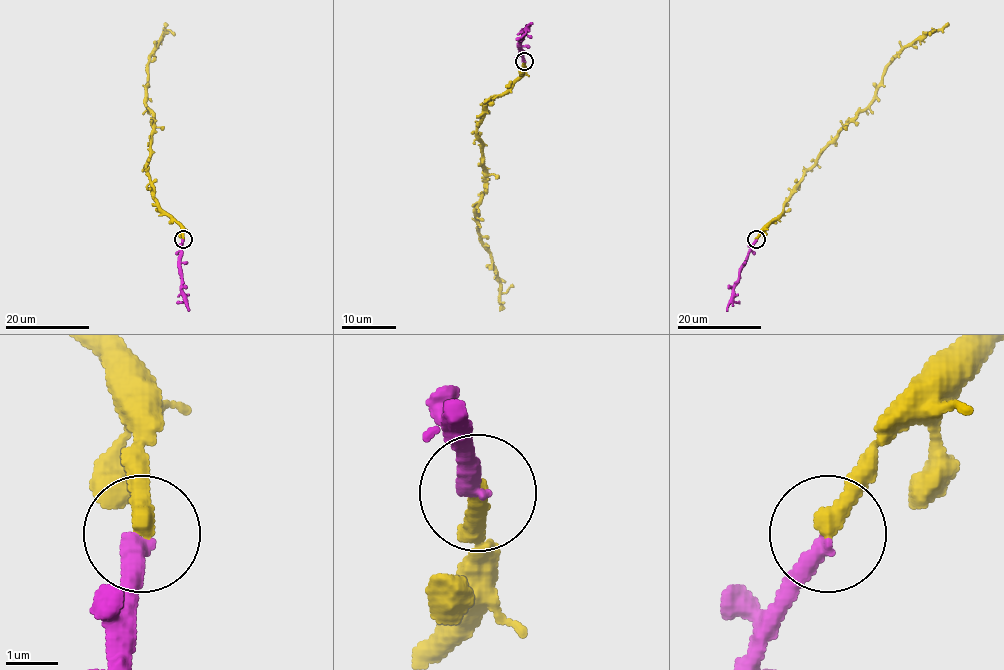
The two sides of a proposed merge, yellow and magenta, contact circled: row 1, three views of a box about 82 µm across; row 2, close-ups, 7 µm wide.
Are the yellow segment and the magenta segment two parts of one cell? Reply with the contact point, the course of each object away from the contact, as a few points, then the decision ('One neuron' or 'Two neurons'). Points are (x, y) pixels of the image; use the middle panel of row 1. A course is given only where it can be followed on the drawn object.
Place: (524, 61). Course of yellow: (524, 61), (524, 72), (486, 105), (477, 129), (485, 193), (475, 216), (500, 282), (500, 311). Course of magenta: (524, 61), (520, 41), (531, 22). One neuron

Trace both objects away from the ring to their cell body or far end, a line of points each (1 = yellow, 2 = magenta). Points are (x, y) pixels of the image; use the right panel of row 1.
1: (756, 240), (781, 212), (818, 154), (870, 102), (890, 62), (905, 47), (949, 24)
2: (756, 240), (741, 269), (739, 282), (726, 311)

